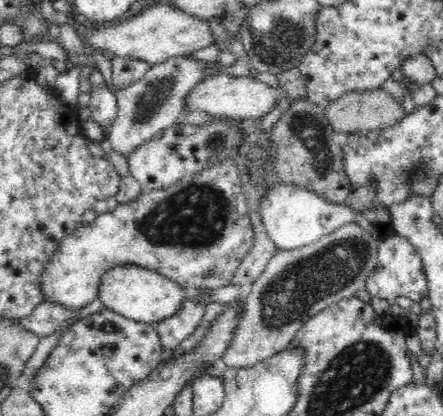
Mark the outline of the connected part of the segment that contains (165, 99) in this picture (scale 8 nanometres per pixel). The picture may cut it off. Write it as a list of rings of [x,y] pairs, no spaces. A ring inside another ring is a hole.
[[[94,50],[92,60],[100,69],[106,87],[111,88],[117,100],[117,116],[111,125],[112,130],[107,136],[111,148],[118,154],[127,157],[130,152],[141,144],[156,137],[158,132],[174,126],[184,115],[185,98],[187,94],[209,74],[204,61],[176,56],[165,62],[152,65],[146,74],[132,83],[128,88],[116,89],[112,83],[112,69],[104,53]]]

